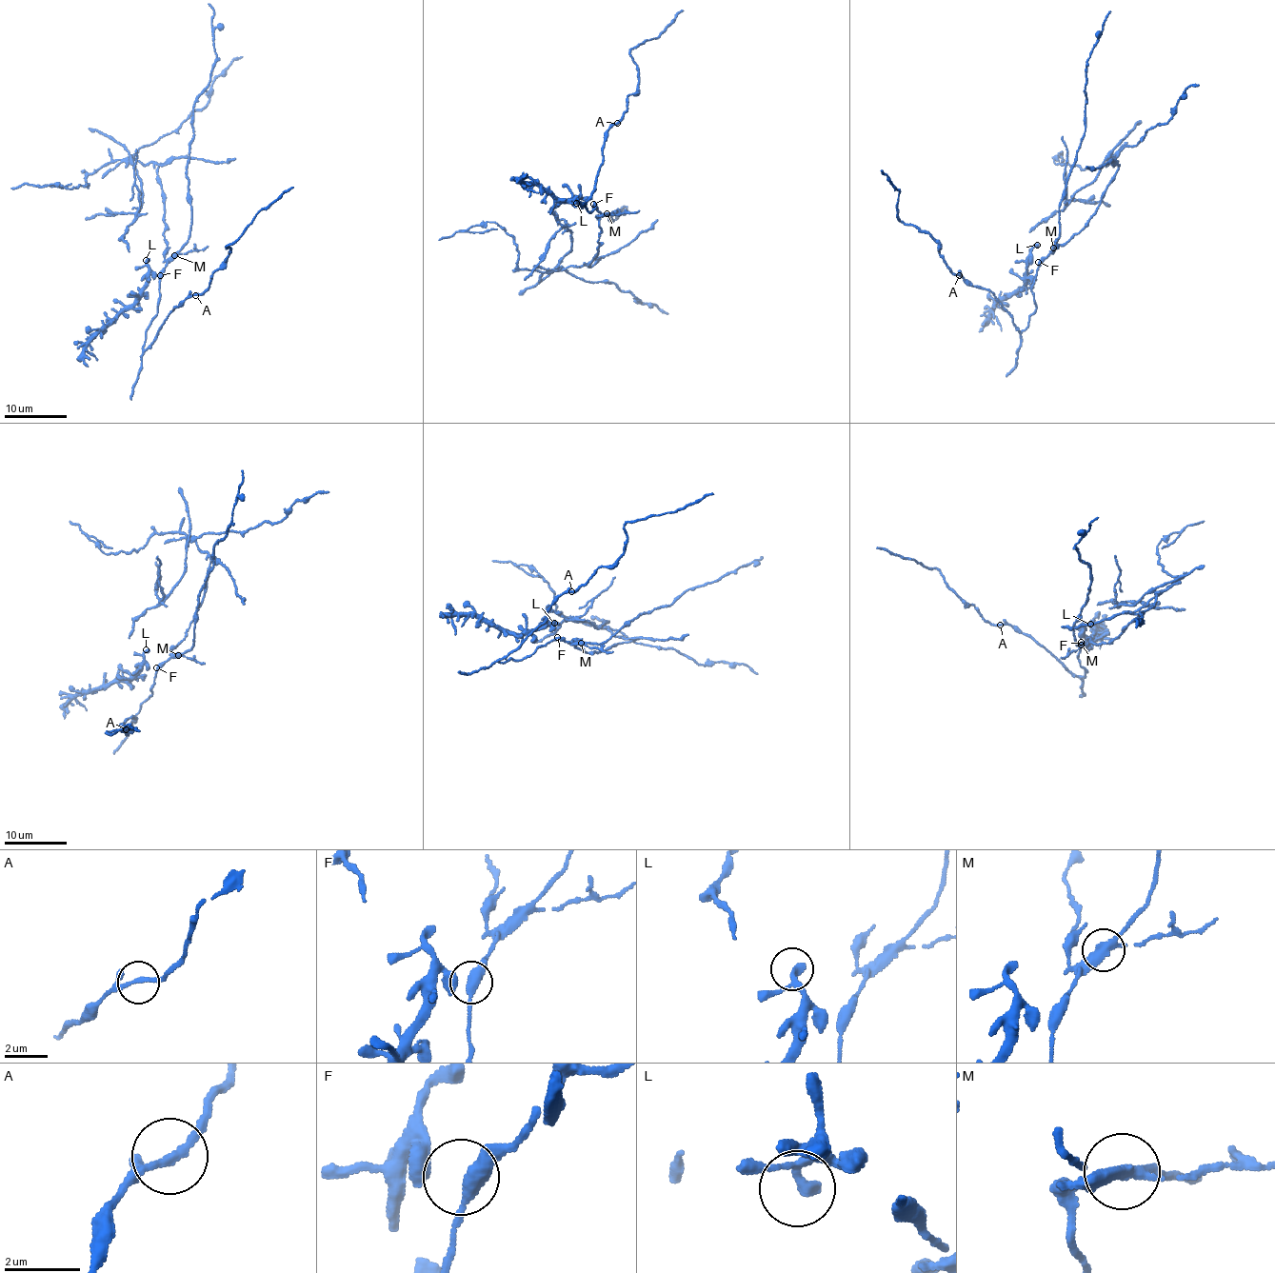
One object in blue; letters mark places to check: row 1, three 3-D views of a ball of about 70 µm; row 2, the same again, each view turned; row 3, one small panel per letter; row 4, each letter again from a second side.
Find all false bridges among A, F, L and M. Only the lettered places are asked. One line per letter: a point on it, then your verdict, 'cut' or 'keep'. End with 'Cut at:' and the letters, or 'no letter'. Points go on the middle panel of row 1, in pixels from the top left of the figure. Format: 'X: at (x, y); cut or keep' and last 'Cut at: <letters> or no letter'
A: at (617, 123); keep
F: at (593, 204); keep
L: at (576, 203); keep
M: at (607, 213); cut
Cut at: M

